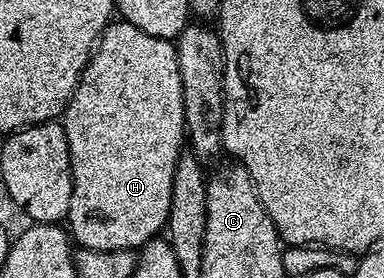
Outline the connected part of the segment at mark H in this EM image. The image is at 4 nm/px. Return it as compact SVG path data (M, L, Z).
M123 18L109 23L103 34L100 35L100 39L96 41L96 47L88 61L88 65L84 67L84 73L80 75L80 81L76 83L72 100L64 111L62 123L64 133L68 139L70 166L72 167L72 193L70 194L70 206L66 217L66 228L71 239L80 248L89 248L95 252L122 250L123 248L139 250L148 241L157 239L165 231L168 222L170 186L174 186L174 166L178 162L180 153L186 144L184 103L182 102L182 74L178 70L178 54L176 53L175 43L162 38L154 38L154 34L146 34L142 30L138 30L138 26L129 24Z

